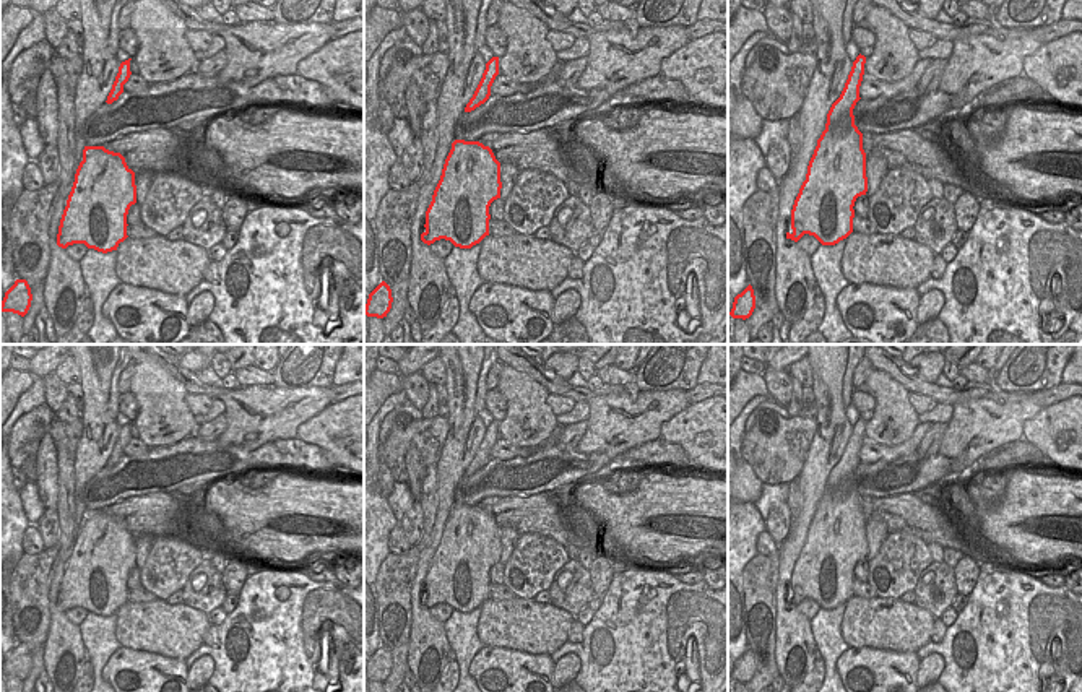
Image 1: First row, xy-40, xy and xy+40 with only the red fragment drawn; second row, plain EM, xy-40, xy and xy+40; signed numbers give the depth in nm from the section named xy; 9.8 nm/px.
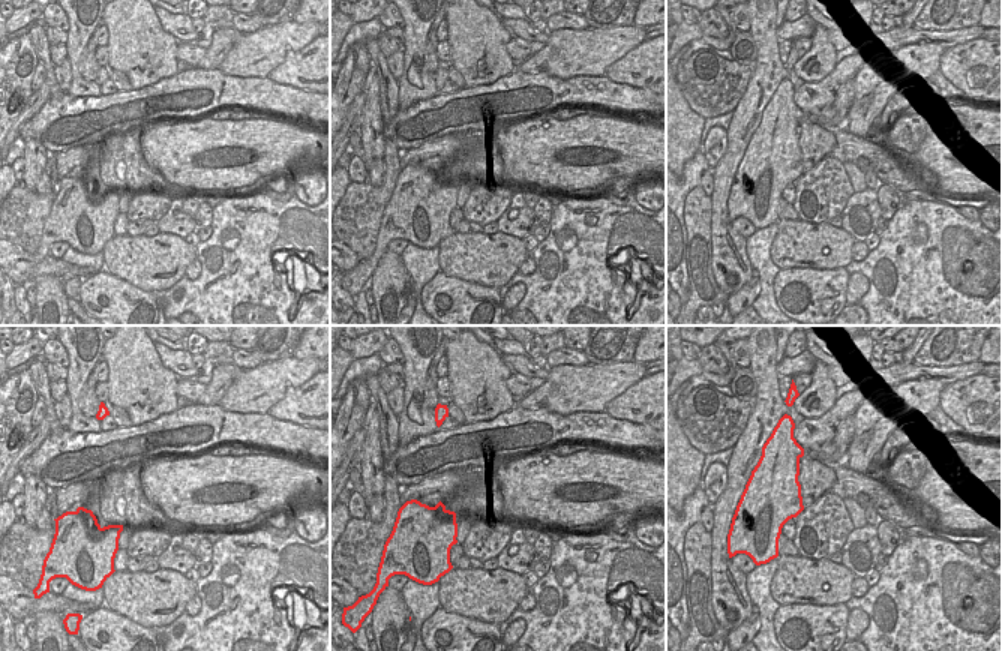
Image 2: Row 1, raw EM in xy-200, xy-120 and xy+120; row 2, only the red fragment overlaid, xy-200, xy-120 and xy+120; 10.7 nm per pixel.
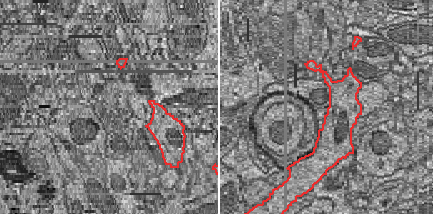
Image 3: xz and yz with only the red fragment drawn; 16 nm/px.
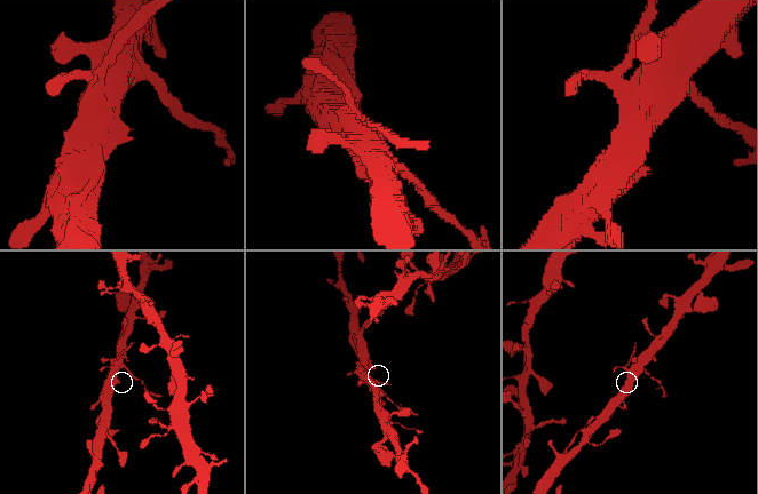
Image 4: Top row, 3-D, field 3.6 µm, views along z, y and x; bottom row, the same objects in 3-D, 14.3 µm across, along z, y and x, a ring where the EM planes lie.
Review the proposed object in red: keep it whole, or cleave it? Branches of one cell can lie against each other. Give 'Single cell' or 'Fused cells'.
Fused cells.

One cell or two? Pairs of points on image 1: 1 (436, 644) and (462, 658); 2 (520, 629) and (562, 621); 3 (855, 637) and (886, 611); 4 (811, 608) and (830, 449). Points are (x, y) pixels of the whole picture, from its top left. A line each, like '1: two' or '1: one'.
1: two
2: one
3: one
4: two

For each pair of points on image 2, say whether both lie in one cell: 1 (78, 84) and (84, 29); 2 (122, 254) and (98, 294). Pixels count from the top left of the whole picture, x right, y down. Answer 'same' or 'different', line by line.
1: same
2: different

